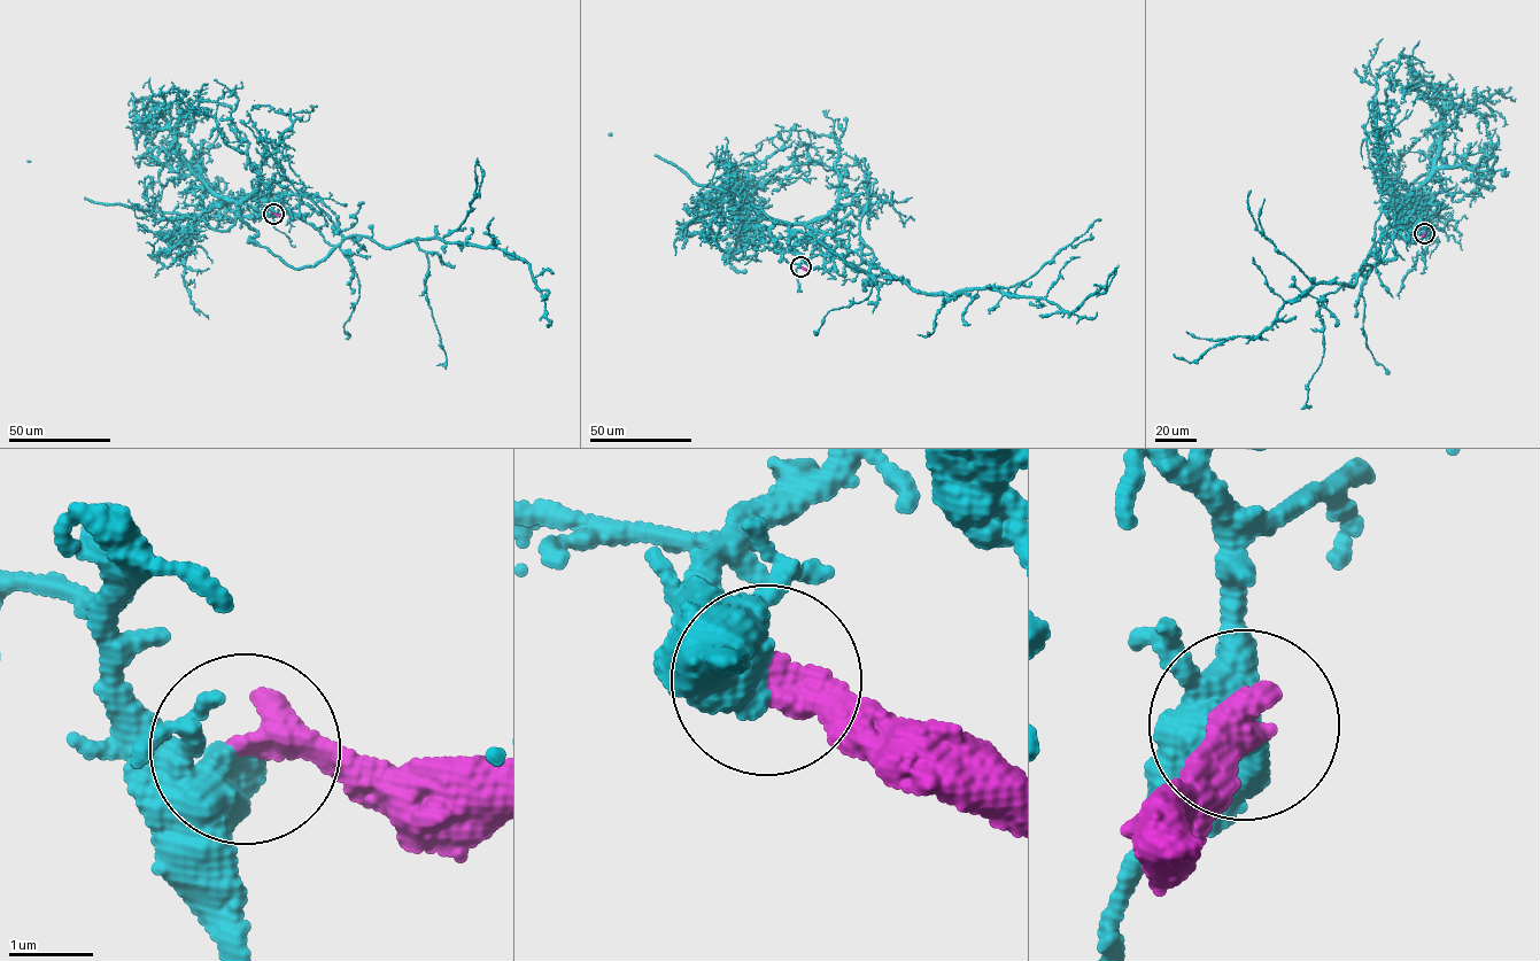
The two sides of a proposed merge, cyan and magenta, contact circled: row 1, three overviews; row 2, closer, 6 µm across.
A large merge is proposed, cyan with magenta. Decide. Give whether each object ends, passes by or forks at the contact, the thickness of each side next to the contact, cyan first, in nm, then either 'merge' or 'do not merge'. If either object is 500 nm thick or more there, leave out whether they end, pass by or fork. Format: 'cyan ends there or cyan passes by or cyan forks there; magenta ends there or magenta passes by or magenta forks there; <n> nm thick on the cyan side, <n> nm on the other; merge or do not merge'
cyan passes by; magenta ends there; 480 nm thick on the cyan side, 400 nm on the other; do not merge

